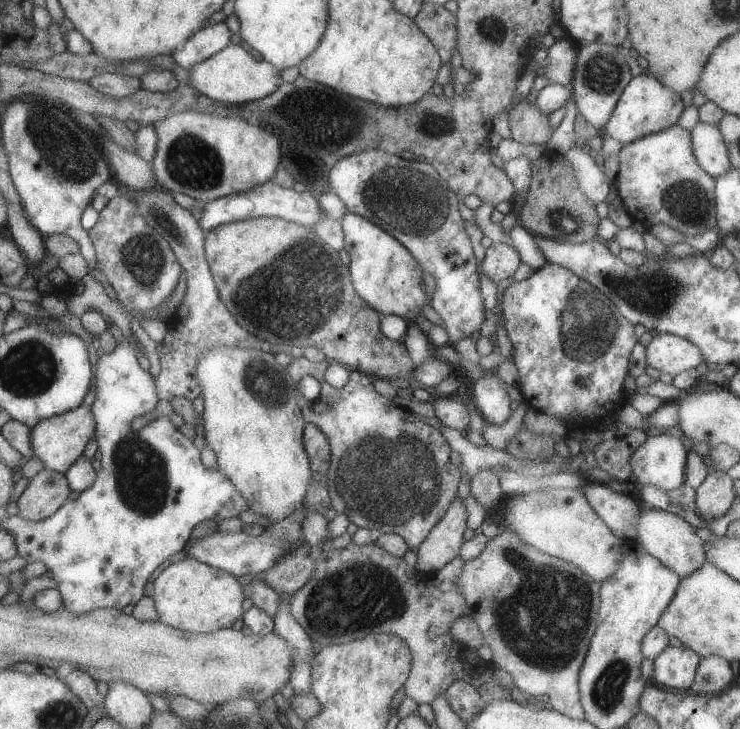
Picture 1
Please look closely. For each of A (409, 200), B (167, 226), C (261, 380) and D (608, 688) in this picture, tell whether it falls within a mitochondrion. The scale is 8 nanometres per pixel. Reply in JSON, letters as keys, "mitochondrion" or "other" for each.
{"A":"mitochondrion","B":"mitochondrion","C":"mitochondrion","D":"mitochondrion"}

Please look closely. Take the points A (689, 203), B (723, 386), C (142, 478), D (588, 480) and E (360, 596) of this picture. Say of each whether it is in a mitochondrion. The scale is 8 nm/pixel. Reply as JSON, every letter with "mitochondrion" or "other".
{"A":"mitochondrion","B":"other","C":"mitochondrion","D":"other","E":"mitochondrion"}

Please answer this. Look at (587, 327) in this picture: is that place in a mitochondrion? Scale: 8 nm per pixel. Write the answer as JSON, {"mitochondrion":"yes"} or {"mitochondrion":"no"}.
{"mitochondrion":"yes"}

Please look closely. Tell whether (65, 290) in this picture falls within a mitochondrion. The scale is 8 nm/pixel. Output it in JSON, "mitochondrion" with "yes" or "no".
{"mitochondrion":"no"}

